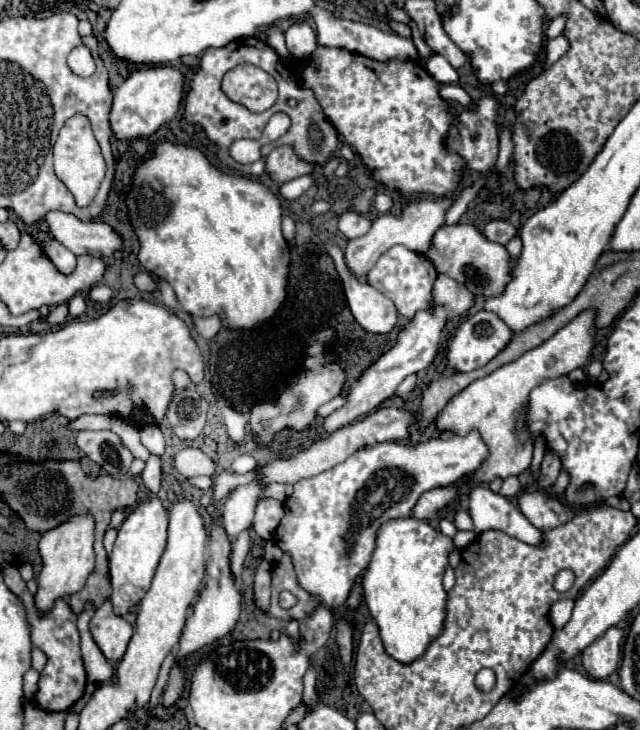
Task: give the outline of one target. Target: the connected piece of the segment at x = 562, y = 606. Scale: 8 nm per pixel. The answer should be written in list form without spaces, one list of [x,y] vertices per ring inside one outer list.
[[[562,599],[554,603],[550,609],[550,621],[556,629],[562,628],[570,619],[575,601]]]

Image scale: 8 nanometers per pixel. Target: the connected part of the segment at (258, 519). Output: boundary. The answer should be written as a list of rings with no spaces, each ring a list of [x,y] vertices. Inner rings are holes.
[[[262,499],[258,503],[258,507],[256,507],[256,517],[254,517],[254,525],[252,525],[254,533],[264,541],[274,539],[274,531],[278,527],[282,515],[284,515],[282,501],[278,501],[278,499]]]

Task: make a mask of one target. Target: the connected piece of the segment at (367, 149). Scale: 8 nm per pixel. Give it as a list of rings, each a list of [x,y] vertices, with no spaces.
[[[318,47],[300,67],[298,83],[314,91],[324,115],[342,133],[344,141],[354,147],[362,157],[362,163],[372,171],[372,177],[390,189],[400,191],[404,197],[412,193],[432,193],[436,197],[452,195],[464,171],[464,159],[448,153],[444,137],[454,121],[450,107],[438,95],[438,83],[426,73],[426,69],[414,61],[388,61],[380,63],[358,53],[336,47]]]

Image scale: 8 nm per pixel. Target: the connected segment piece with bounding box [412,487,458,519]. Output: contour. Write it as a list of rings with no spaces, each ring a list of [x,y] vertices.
[[[440,487],[440,489],[426,491],[416,503],[412,515],[416,519],[432,519],[444,505],[448,505],[456,497],[456,493],[458,493],[458,487]]]

